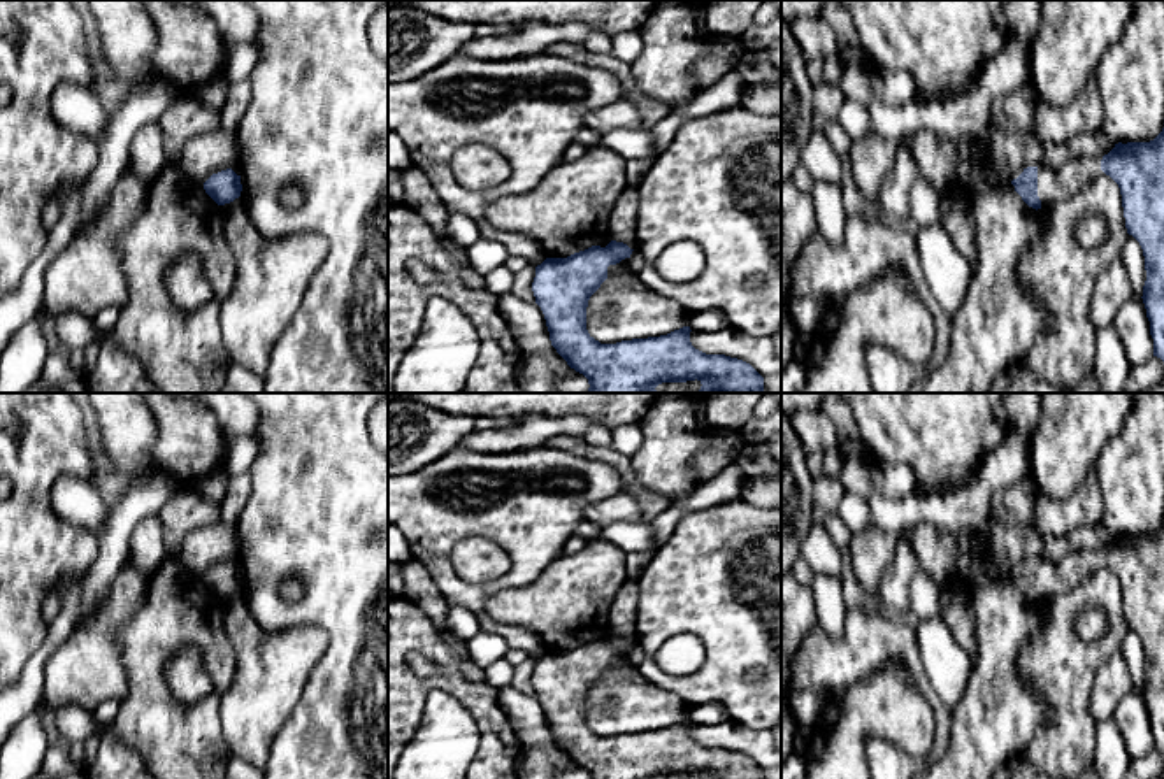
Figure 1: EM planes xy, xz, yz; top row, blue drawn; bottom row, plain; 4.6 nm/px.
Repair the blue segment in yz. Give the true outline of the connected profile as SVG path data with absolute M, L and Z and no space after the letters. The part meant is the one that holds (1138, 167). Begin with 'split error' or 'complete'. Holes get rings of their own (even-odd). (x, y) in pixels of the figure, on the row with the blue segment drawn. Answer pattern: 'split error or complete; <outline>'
complete; M1164 128L1150 142L1115 144L1115 147L1103 156L1101 170L1118 184L1127 233L1132 235L1143 249L1146 281L1141 298L1150 321L1153 356L1164 361Z

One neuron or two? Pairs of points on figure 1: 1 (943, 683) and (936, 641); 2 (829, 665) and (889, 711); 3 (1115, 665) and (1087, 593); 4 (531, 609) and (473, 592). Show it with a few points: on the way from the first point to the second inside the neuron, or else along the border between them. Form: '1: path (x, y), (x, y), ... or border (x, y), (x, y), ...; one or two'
1: path (943, 672), (940, 651); one
2: border (889, 662), (880, 671), (840, 688), (831, 697); two
3: border (1119, 651), (1098, 671), (1089, 692); two
4: border (529, 583), (497, 590), (487, 600), (485, 611); two

